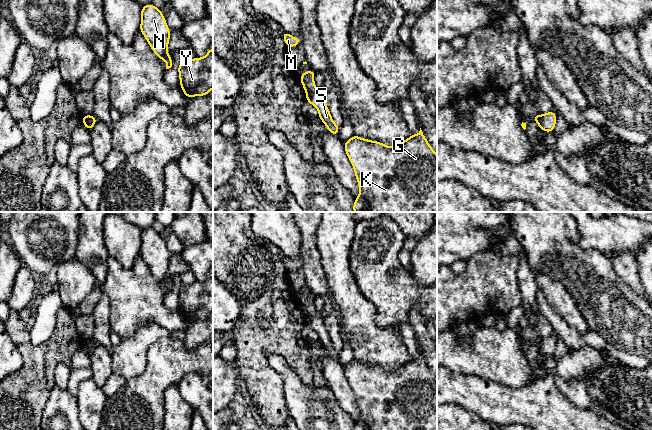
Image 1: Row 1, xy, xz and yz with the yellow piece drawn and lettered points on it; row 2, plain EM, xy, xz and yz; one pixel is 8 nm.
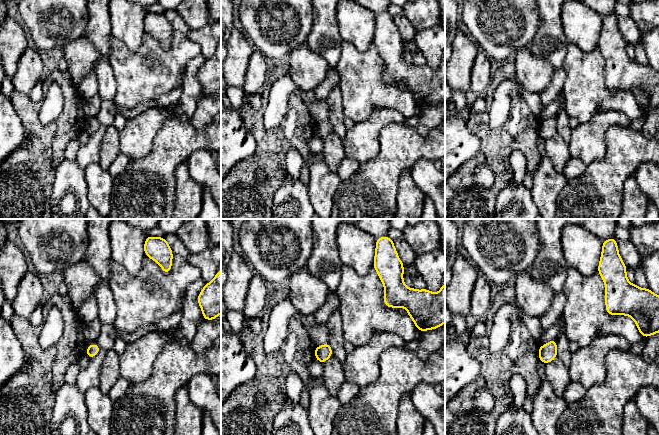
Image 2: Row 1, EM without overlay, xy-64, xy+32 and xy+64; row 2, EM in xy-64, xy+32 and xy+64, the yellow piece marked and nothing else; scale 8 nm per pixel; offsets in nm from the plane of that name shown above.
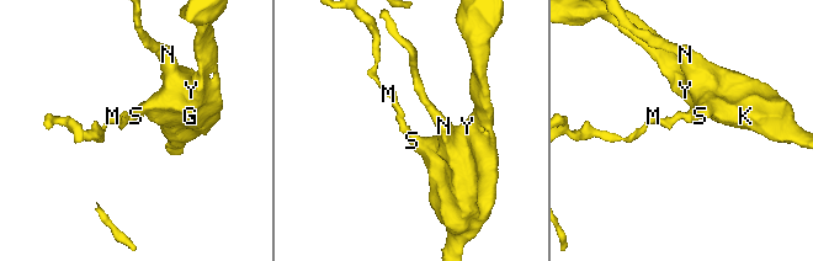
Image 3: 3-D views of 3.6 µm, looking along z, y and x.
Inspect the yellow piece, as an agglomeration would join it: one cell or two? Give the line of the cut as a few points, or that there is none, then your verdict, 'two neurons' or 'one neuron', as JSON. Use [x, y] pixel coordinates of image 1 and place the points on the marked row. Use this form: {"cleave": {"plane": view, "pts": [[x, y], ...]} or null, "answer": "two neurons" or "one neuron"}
{"cleave": {"plane": "xz", "pts": [[317, 89], [306, 93]]}, "answer": "two neurons"}

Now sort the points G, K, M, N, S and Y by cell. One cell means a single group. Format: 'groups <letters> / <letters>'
groups G K N S Y / M

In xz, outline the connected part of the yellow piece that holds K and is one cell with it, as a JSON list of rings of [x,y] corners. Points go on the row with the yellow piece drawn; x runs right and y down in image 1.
[[[421,128],[418,134],[411,134],[408,139],[395,147],[389,147],[381,142],[363,139],[356,135],[353,135],[351,139],[344,142],[344,146],[346,154],[355,170],[356,180],[360,188],[359,196],[355,198],[353,204],[354,212],[437,212],[437,154],[426,140]]]

